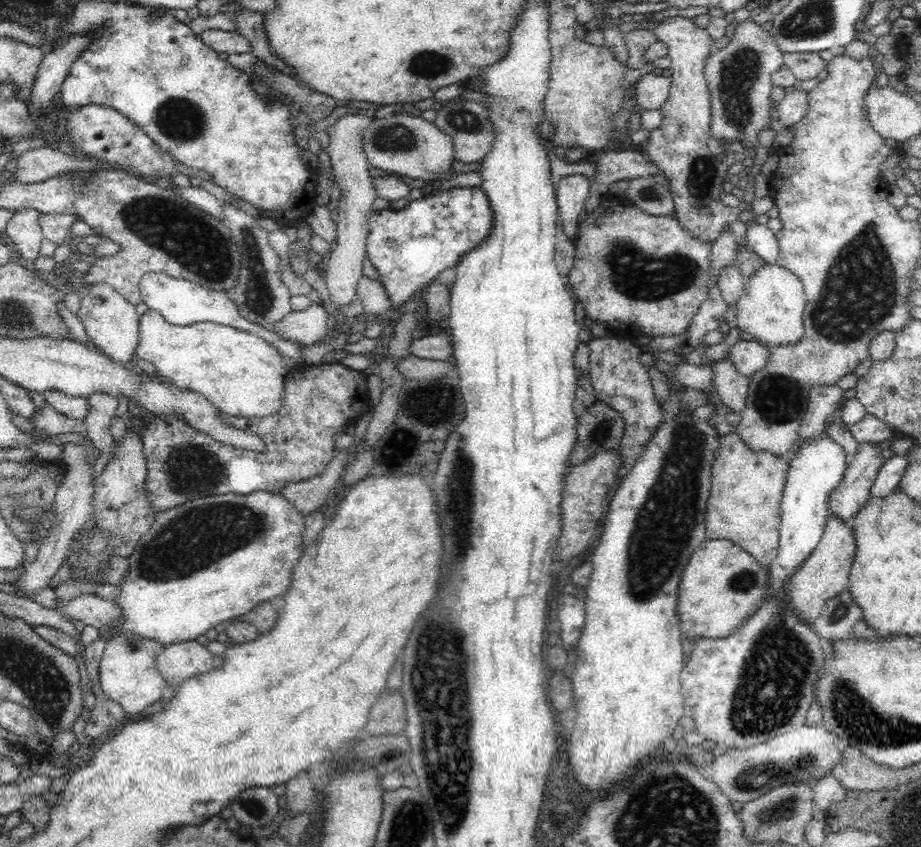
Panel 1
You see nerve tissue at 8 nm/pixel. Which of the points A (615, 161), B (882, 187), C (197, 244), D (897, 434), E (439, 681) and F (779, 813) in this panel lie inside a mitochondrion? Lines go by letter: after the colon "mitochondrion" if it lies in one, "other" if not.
A: other
B: other
C: mitochondrion
D: other
E: mitochondrion
F: mitochondrion

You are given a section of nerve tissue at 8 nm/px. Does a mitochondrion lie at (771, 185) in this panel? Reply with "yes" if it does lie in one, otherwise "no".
no

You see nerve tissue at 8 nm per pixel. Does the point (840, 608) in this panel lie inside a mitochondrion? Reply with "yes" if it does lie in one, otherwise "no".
yes

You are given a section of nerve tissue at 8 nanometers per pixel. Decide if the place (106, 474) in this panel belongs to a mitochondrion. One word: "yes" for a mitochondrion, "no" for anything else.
no

